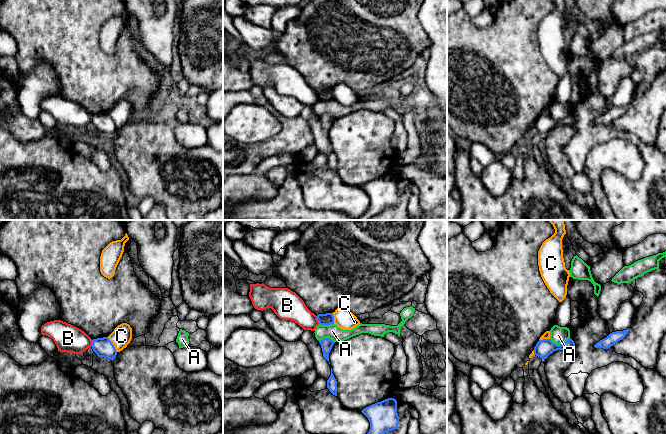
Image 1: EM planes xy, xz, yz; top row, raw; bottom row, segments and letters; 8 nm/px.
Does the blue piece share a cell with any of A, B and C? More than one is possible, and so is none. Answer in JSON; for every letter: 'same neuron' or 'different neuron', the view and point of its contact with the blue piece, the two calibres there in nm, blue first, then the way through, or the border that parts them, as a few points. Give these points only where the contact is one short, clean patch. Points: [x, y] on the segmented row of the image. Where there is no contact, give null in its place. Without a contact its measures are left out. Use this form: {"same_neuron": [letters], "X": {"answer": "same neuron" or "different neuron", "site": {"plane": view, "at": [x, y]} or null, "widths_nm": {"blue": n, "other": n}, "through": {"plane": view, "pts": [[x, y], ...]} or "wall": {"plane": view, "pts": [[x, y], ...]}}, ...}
{"same_neuron": [], "A": {"answer": "different neuron", "site": {"plane": "yz", "at": [560, 344]}, "widths_nm": {"blue": 140, "other": 140}}, "B": {"answer": "different neuron", "site": {"plane": "xz", "at": [318, 320]}, "widths_nm": {"blue": 100, "other": 200}, "wall": {"plane": "xz", "pts": [[316, 316], [319, 323]]}}, "C": {"answer": "different neuron", "site": {"plane": "xy", "at": [112, 344]}, "widths_nm": {"blue": 160, "other": 160}, "wall": {"plane": "xy", "pts": [[107, 337], [117, 351]]}}}

